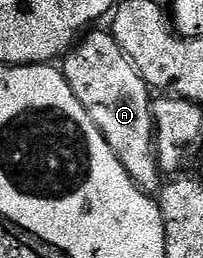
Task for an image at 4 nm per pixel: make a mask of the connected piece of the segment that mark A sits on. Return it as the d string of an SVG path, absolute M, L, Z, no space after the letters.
M102 28L91 29L61 59L62 75L68 80L68 88L72 88L76 100L84 104L84 112L92 116L92 124L96 124L104 140L108 140L108 148L116 152L116 160L124 164L128 176L132 176L140 189L157 191L163 185L164 175L158 166L158 153L154 150L152 91L120 44L116 44L113 33L106 31L105 34L98 29Z

